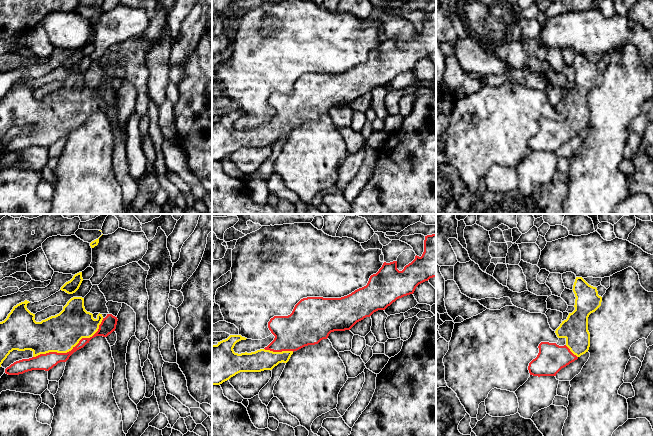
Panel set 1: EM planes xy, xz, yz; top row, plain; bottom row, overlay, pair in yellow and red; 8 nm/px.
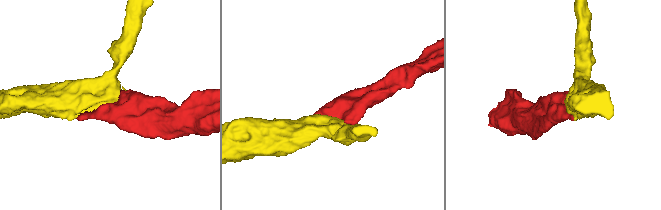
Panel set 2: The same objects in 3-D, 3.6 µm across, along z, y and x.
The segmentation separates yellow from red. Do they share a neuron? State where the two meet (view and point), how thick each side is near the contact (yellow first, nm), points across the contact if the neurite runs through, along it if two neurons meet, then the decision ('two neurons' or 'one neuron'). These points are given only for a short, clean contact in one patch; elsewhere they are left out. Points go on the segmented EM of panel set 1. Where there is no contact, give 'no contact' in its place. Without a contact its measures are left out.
meets yellow in xy at (71, 349); 300 nm thick on the yellow side, 130 nm on the other; one neuron

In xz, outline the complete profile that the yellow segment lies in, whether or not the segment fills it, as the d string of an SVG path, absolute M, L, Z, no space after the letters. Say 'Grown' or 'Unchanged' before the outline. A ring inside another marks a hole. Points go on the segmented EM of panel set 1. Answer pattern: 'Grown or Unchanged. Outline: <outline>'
Grown. Outline: M436 233L425 236L422 256L416 255L402 271L397 269L397 261L384 262L379 271L370 276L366 286L347 296L303 298L295 305L290 315L271 318L268 328L275 338L264 349L251 353L235 353L235 344L247 339L241 335L230 335L217 345L212 345L212 385L220 385L240 372L272 370L279 363L287 363L294 351L318 344L327 339L331 332L350 330L357 322L370 317L374 312L385 310L397 299L413 294L419 284L433 277L436 277Z

